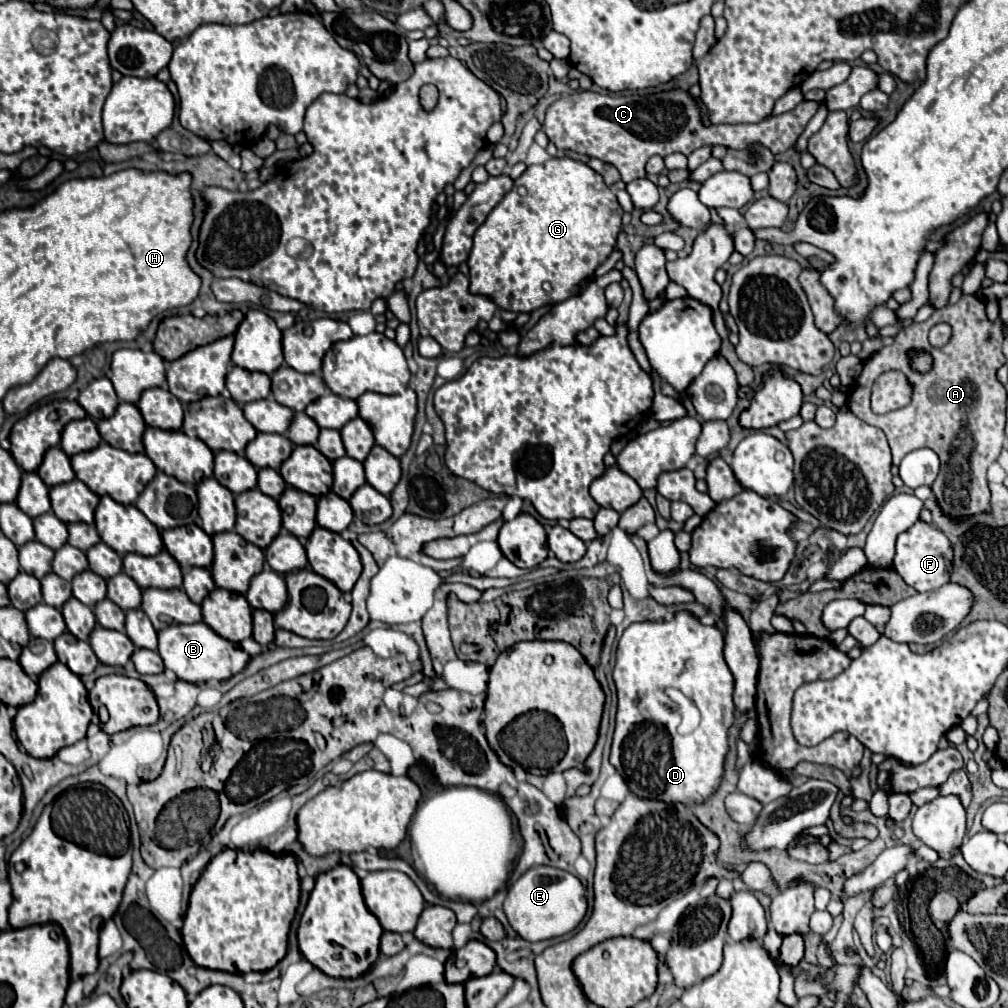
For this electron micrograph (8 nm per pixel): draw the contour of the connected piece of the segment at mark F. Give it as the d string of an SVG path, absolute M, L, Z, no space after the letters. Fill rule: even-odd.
M918 520L912 528L900 534L896 542L896 556L894 556L894 570L904 578L904 582L918 592L928 592L940 588L950 582L950 560L952 560L952 544L942 530L934 524L926 524Z

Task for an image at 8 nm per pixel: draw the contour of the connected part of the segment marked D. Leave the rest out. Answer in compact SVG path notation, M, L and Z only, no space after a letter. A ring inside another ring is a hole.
M686 610L676 612L670 620L634 622L624 630L618 642L614 668L614 682L618 688L618 714L610 762L622 776L626 776L626 782L634 794L640 794L642 798L660 798L664 802L694 804L708 798L720 784L724 772L724 756L728 752L728 728L734 722L734 678L722 650L724 632L718 626L704 626ZM668 686L682 690L700 708L702 720L698 728L686 736L676 732L678 716L668 714L668 710L662 706L662 702L666 700L664 688Z

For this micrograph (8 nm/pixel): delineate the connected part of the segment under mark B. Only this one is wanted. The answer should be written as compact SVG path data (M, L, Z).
M172 624L158 632L158 654L164 660L164 666L172 670L180 680L198 684L208 680L228 680L232 674L238 674L246 668L250 656L234 642L220 638L208 624Z

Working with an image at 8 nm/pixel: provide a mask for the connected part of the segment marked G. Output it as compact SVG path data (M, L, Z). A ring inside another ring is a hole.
M564 156L550 158L538 166L528 166L526 172L514 180L514 190L504 196L474 234L474 246L468 258L470 290L474 294L490 296L502 310L512 312L532 312L544 304L562 302L576 294L580 280L592 276L592 272L610 256L622 228L622 214L624 210L612 190L588 164ZM518 186L528 188L524 198L516 192Z

